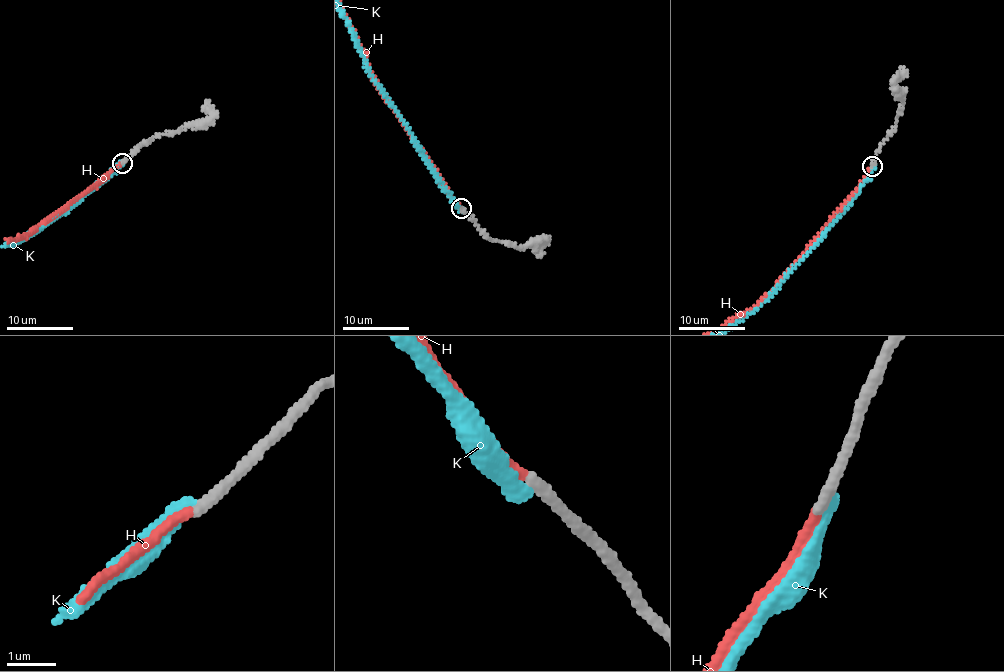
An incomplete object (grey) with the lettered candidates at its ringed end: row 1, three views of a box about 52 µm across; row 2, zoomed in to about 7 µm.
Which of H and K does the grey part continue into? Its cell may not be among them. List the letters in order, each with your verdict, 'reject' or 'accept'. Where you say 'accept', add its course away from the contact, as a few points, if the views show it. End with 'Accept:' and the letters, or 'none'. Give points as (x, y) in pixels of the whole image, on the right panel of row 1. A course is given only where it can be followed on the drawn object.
H: accept
K: reject
Accept: H

